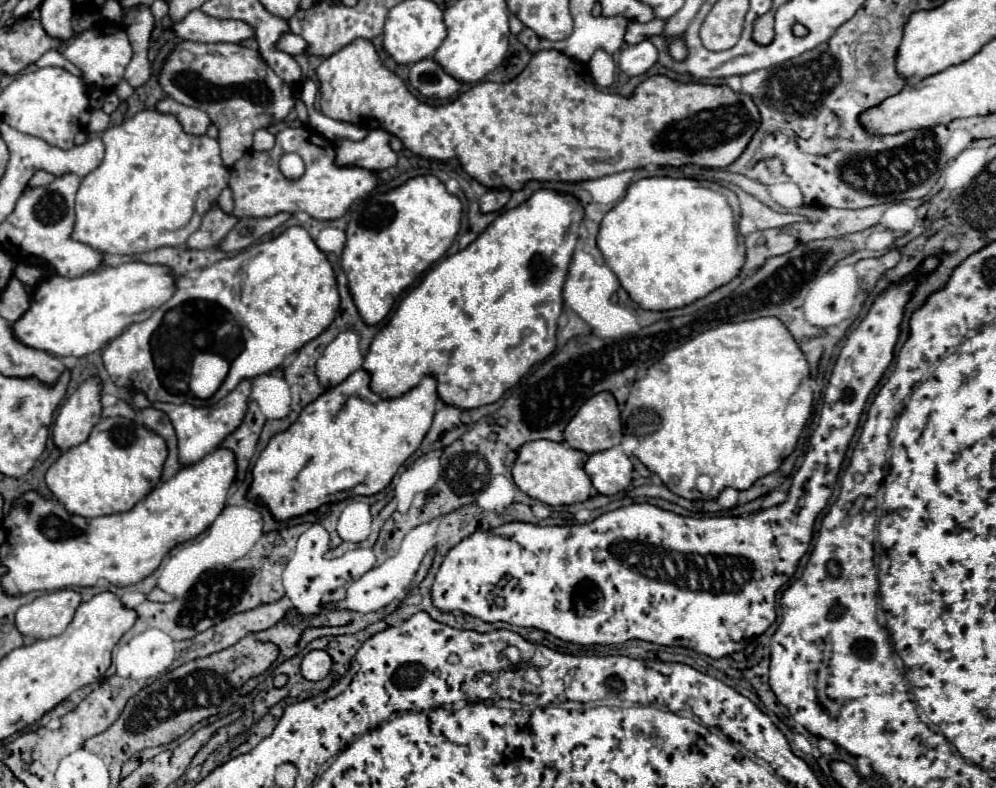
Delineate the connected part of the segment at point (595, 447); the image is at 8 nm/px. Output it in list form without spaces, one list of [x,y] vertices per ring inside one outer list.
[[[612,393],[590,397],[574,415],[564,431],[564,441],[578,451],[598,453],[612,449],[622,439],[622,423],[616,399]]]

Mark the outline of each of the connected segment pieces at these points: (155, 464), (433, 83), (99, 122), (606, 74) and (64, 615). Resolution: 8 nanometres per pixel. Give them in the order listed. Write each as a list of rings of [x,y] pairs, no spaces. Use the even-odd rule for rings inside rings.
[[[102,419],[84,443],[62,453],[48,469],[46,485],[72,515],[100,517],[122,513],[130,511],[134,503],[142,501],[158,485],[166,457],[168,445],[158,433],[130,419]]]
[[[432,57],[422,59],[410,67],[410,83],[424,97],[450,97],[460,89],[460,81],[448,75]]]
[[[92,111],[90,123],[88,123],[88,133],[92,133],[92,135],[102,133],[109,126],[109,122],[110,116],[106,115],[104,111]]]
[[[596,51],[588,65],[590,65],[590,73],[592,73],[596,85],[600,85],[600,87],[612,85],[612,79],[614,79],[614,59],[612,59],[610,53]]]
[[[72,589],[44,593],[16,611],[16,627],[22,635],[32,639],[56,637],[72,621],[78,605],[80,593]]]

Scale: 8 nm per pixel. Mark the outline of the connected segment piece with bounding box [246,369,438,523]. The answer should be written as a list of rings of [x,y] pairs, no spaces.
[[[358,369],[346,381],[324,391],[314,403],[306,405],[298,421],[294,421],[286,431],[274,435],[260,453],[252,469],[252,485],[246,497],[258,505],[266,505],[272,517],[282,523],[292,517],[316,511],[326,503],[338,503],[348,497],[374,495],[382,491],[392,481],[398,467],[420,447],[424,435],[428,433],[438,393],[436,381],[432,377],[424,377],[418,387],[396,399],[378,397],[370,391],[368,383],[370,375],[364,369]]]

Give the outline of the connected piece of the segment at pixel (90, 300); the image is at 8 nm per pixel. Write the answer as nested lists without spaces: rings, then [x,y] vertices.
[[[130,261],[118,267],[102,267],[98,271],[74,279],[52,275],[42,281],[42,287],[38,287],[38,299],[32,297],[30,307],[10,327],[12,335],[32,349],[40,349],[56,357],[70,357],[70,355],[84,357],[94,351],[100,351],[108,341],[118,337],[128,325],[148,319],[162,303],[166,303],[172,297],[172,293],[174,293],[174,279],[170,275],[170,269],[160,265],[146,265],[140,261]]]

